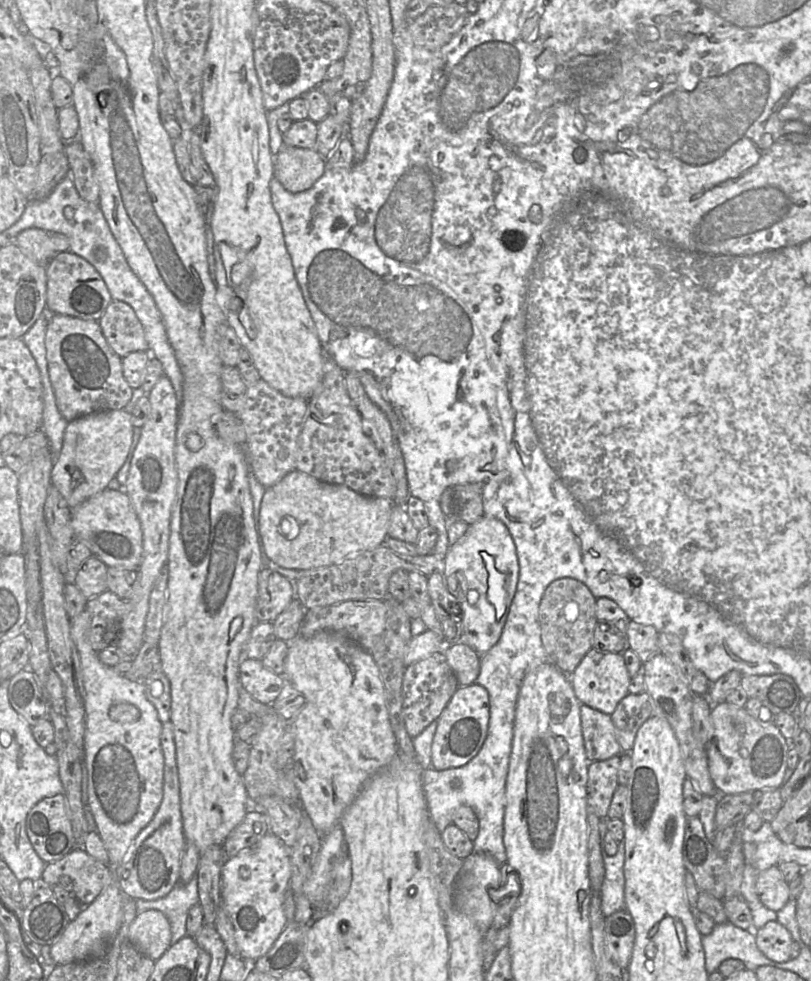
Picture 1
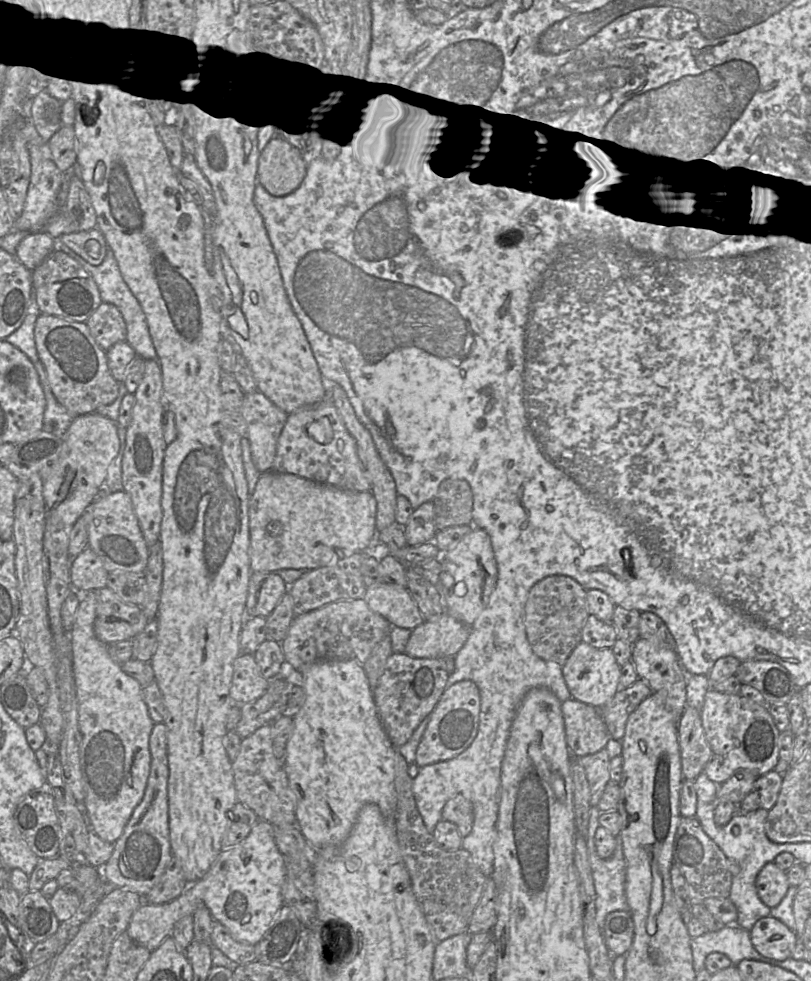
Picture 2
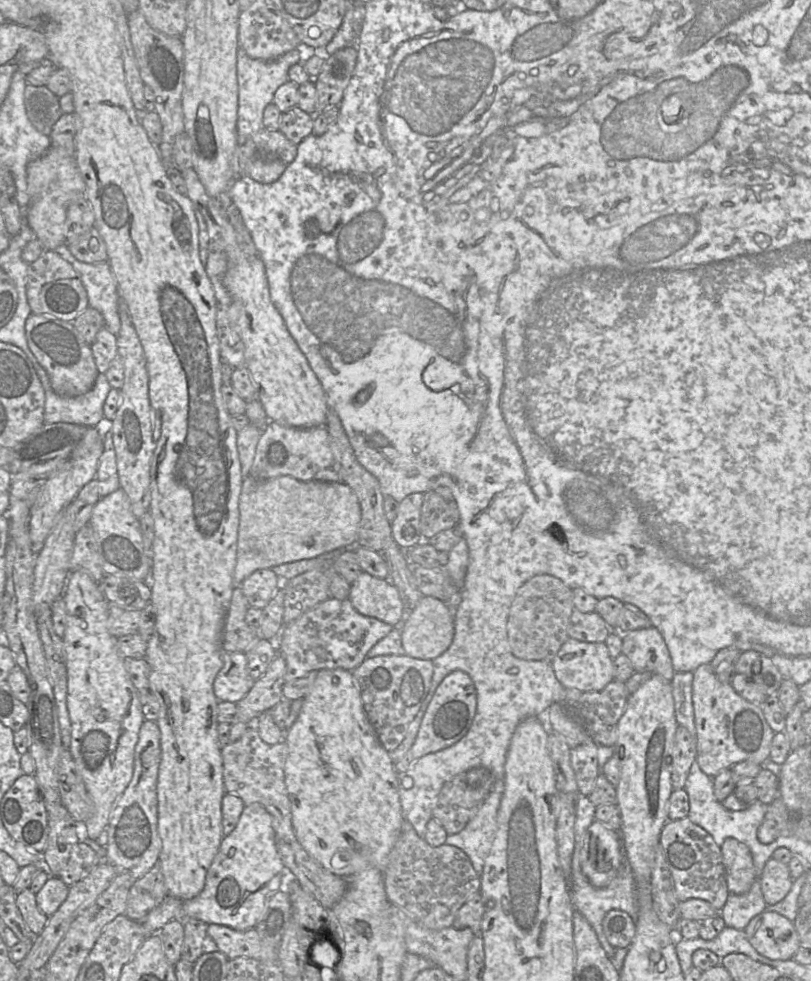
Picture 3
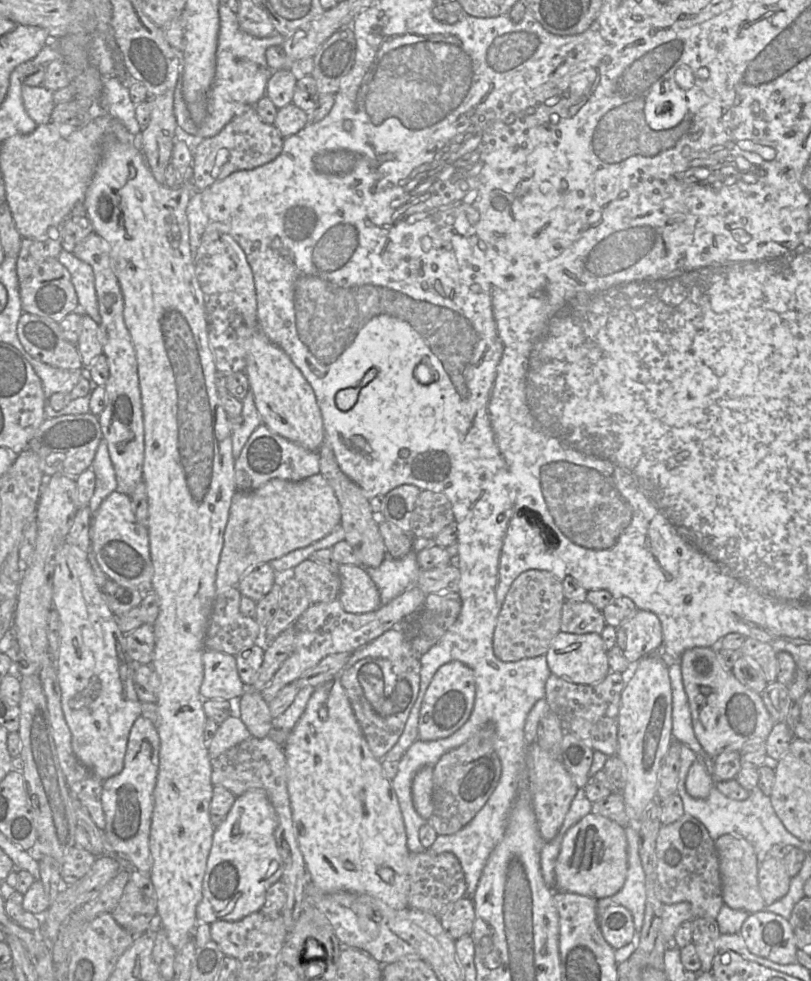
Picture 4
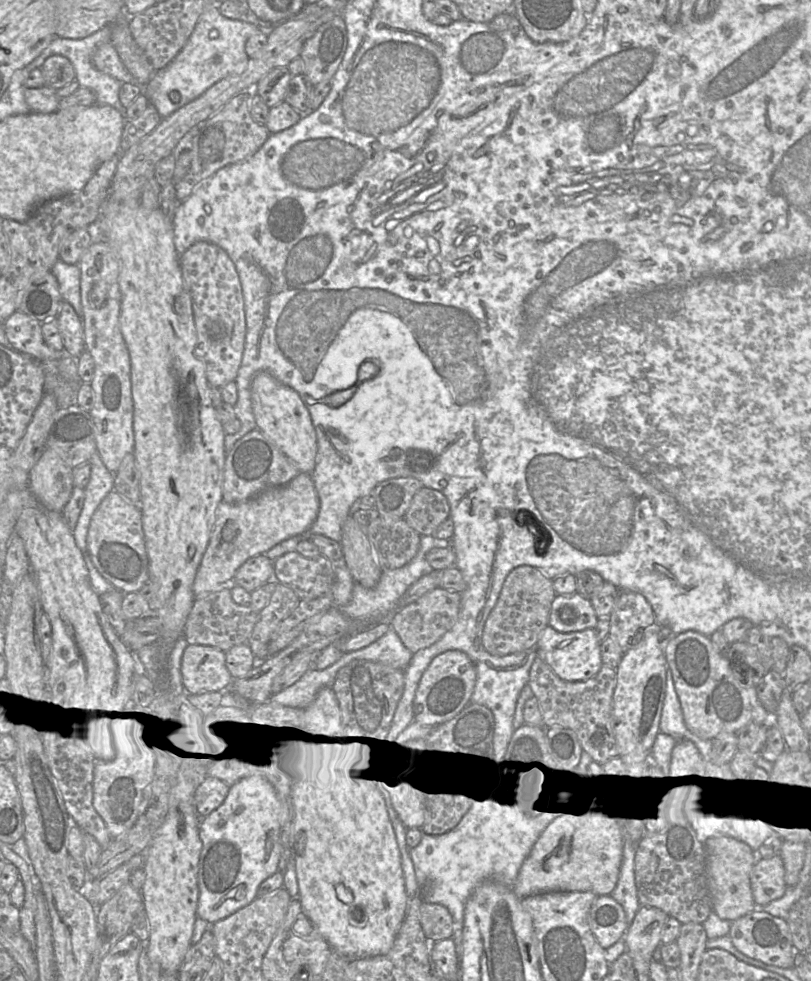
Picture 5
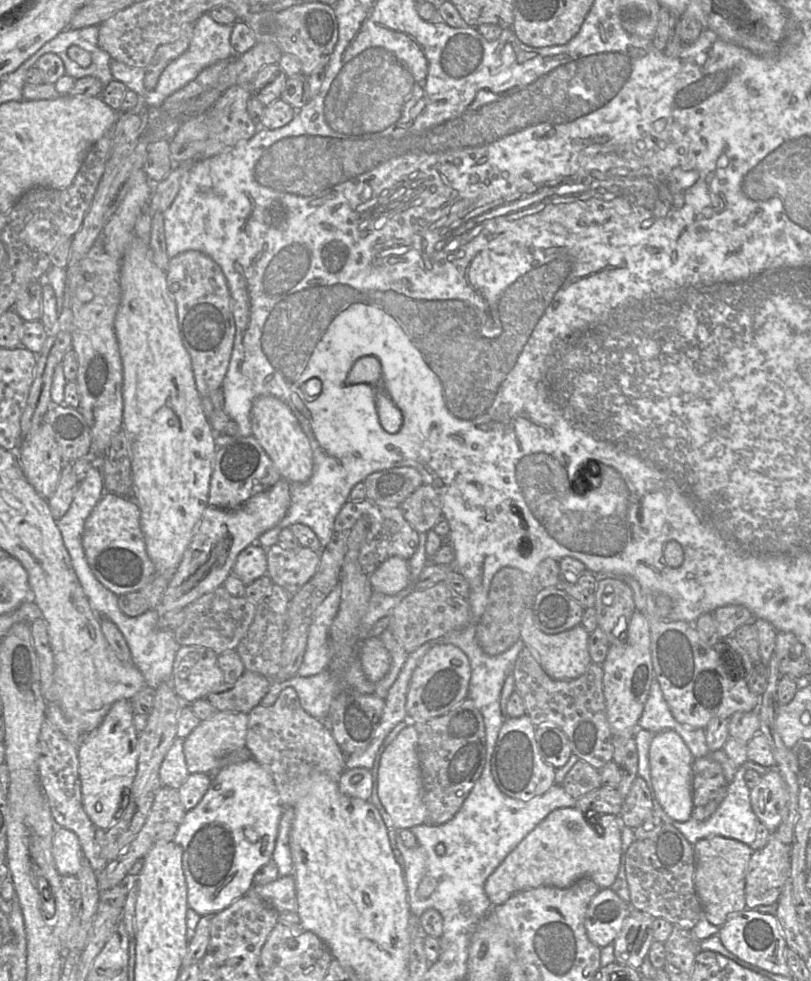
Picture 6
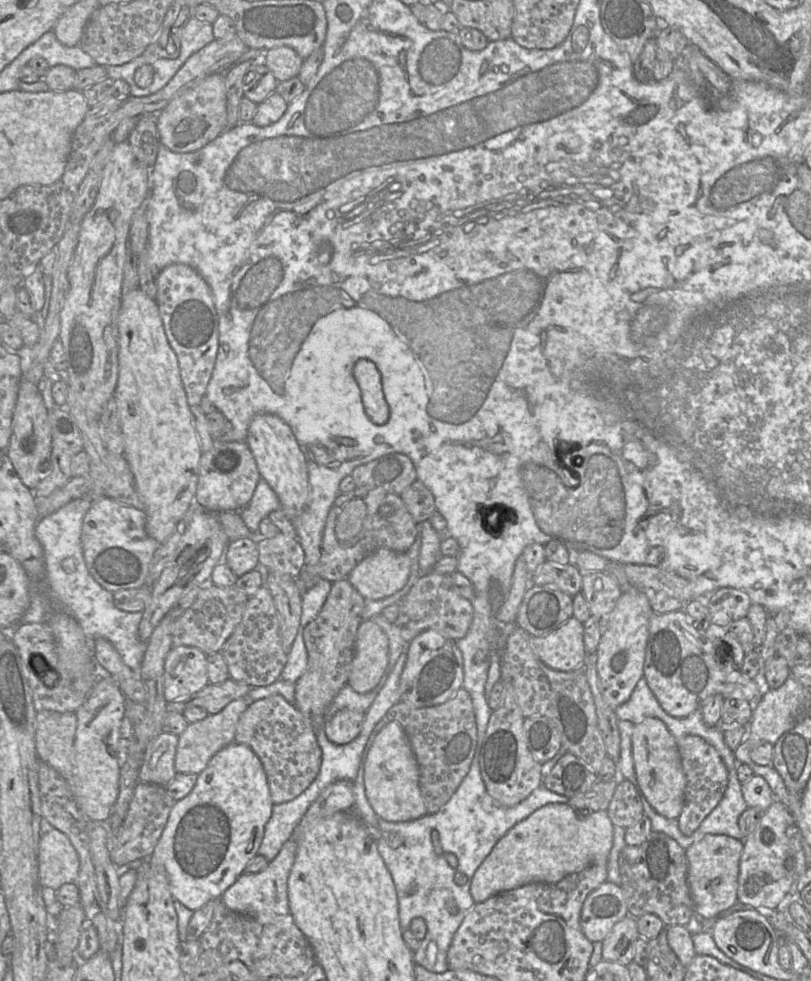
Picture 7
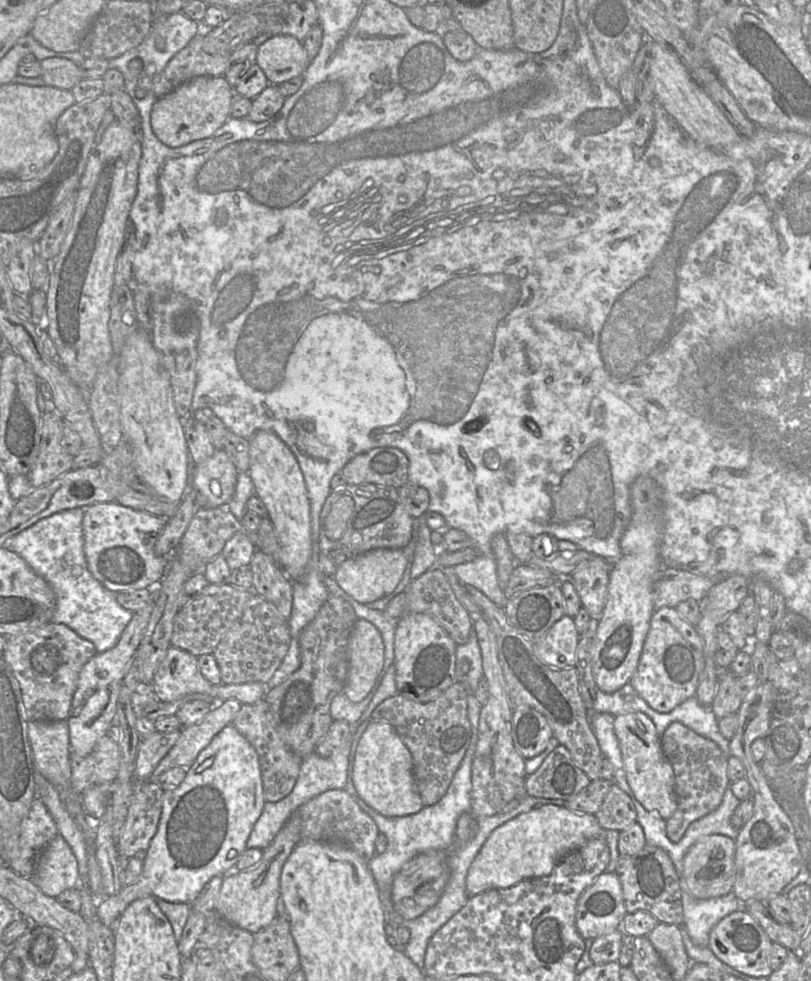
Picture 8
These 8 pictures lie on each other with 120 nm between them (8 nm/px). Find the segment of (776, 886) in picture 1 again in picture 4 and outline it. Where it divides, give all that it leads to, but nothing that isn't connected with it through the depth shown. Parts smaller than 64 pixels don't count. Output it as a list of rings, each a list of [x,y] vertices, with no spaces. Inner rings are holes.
[[[768,855],[759,865],[757,878],[758,888],[766,905],[785,896],[790,888],[791,877],[784,858]]]

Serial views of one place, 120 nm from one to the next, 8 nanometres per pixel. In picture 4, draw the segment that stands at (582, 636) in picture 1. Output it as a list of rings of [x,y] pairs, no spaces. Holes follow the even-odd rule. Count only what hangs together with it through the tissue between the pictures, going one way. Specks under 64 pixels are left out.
[[[529,569],[512,582],[493,633],[493,651],[504,662],[515,662],[547,653],[555,637],[561,632],[562,607],[566,601],[562,582],[551,572]]]

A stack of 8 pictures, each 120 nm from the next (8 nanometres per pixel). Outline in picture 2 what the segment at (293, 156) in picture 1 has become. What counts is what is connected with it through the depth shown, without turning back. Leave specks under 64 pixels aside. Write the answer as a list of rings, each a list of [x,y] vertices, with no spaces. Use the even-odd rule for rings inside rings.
[[[272,135],[260,151],[257,183],[274,196],[296,190],[306,176],[310,150],[300,150]]]

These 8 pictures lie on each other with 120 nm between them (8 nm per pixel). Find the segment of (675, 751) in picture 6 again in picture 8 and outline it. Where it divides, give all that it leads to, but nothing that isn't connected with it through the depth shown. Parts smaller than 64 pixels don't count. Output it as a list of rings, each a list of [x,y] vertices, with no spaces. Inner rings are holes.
[[[630,712],[615,716],[613,726],[621,750],[627,782],[635,798],[648,811],[667,820],[677,808],[675,776],[670,762],[663,753],[660,736],[654,723],[646,714]]]

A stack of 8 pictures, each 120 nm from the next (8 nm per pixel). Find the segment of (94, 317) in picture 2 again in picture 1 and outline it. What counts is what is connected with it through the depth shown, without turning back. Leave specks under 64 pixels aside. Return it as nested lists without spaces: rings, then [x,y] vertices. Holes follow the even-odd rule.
[[[113,300],[98,323],[108,345],[121,358],[131,352],[148,352],[143,326],[128,304]]]

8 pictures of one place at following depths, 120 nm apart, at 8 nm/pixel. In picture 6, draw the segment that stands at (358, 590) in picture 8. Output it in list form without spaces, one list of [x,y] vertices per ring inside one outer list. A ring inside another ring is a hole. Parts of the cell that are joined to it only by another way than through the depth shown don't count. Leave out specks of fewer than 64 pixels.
[[[392,556],[383,561],[370,575],[374,592],[395,595],[410,585],[408,560]]]

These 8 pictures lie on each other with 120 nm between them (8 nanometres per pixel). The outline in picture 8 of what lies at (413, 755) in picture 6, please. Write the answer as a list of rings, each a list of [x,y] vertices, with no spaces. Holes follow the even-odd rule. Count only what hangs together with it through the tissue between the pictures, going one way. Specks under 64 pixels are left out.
[[[370,718],[361,723],[352,742],[348,774],[358,796],[388,817],[415,814],[424,808],[414,776],[412,755],[396,729],[387,721]]]

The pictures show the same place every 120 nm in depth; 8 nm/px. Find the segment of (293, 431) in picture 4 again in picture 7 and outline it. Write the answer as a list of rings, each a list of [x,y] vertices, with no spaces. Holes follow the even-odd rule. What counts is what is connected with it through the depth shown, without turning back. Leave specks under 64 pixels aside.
[[[258,413],[250,422],[246,443],[255,459],[261,479],[276,493],[281,510],[288,518],[297,516],[308,500],[308,469],[305,456],[291,428],[276,415]]]

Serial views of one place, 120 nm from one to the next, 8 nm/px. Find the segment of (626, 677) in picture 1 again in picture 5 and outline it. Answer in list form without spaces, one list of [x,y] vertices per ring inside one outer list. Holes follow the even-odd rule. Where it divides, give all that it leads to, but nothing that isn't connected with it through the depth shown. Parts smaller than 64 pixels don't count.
[[[547,626],[540,634],[535,647],[537,656],[543,660],[561,680],[586,681],[594,677],[602,667],[600,642],[594,629],[561,633]]]

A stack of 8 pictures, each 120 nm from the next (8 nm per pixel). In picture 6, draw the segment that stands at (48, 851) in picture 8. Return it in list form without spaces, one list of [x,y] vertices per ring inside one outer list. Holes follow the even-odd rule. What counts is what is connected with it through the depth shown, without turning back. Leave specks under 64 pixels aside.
[[[68,829],[55,831],[52,842],[55,867],[61,877],[77,875],[81,869],[83,853],[76,834]]]

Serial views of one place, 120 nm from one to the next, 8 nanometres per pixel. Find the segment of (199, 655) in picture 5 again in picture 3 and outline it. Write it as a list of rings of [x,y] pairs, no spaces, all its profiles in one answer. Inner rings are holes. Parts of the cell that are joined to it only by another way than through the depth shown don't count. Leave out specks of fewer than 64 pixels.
[[[223,652],[223,667],[217,674],[213,691],[219,701],[238,703],[253,687],[245,653]]]

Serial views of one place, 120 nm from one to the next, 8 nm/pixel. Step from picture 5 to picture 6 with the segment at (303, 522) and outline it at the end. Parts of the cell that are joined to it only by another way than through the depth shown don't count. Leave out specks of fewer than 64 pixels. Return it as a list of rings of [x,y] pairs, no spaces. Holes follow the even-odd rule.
[[[280,480],[237,508],[220,509],[208,506],[203,511],[191,542],[155,609],[159,616],[175,609],[188,607],[204,594],[222,587],[227,577],[232,574],[239,553],[255,544],[264,532],[276,527],[284,518],[289,505],[290,483]]]

